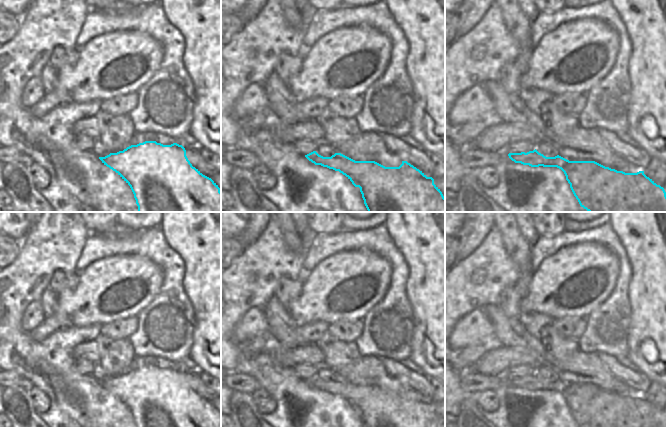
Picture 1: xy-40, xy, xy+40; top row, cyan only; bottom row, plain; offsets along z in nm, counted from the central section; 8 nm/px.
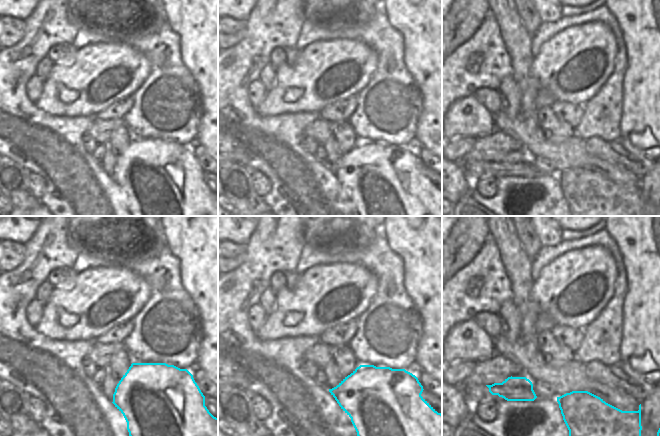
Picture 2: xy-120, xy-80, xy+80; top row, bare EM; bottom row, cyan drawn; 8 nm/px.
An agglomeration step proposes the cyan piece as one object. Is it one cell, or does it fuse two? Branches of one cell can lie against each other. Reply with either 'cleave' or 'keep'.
keep

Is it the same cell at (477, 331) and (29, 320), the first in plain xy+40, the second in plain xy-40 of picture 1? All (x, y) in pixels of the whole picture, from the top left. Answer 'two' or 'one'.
one

